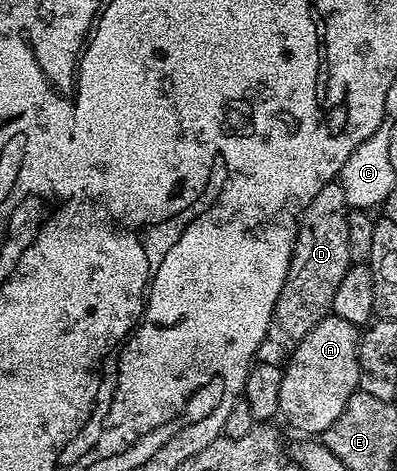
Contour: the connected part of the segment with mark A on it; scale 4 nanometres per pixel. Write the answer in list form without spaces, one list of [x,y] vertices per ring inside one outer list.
[[[328,315],[297,343],[282,366],[281,403],[282,420],[287,420],[303,435],[321,435],[345,411],[345,403],[359,389],[359,338],[356,326],[345,319]]]

